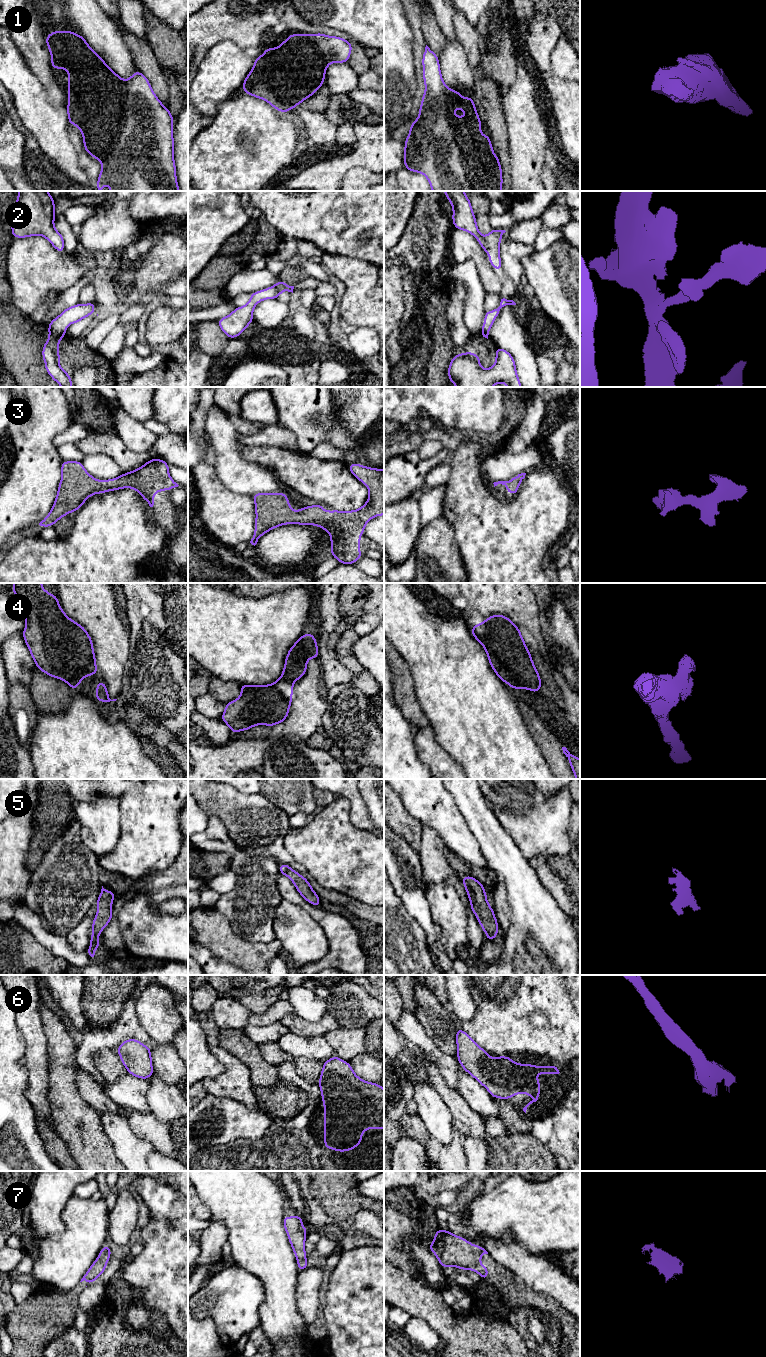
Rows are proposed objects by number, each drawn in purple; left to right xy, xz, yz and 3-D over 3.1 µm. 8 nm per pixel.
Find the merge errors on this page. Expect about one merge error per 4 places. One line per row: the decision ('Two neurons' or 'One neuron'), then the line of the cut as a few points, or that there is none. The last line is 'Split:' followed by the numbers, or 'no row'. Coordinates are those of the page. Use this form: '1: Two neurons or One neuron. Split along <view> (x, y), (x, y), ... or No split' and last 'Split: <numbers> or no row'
1: One neuron. No split
2: One neuron. No split
3: One neuron. No split
4: One neuron. No split
5: One neuron. No split
6: One neuron. No split
7: One neuron. No split
Split: no row

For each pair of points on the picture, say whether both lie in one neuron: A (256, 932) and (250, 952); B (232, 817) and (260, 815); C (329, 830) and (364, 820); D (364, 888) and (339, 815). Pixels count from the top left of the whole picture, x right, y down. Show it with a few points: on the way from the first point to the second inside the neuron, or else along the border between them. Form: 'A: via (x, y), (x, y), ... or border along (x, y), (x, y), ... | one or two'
A: border along (232, 930), (249, 941), (270, 942), (275, 939) | two
B: via (239, 817), (253, 817) | one
C: border along (348, 800), (351, 822), (359, 828), (373, 832) | two
D: via (363, 870), (339, 846), (338, 833) | one

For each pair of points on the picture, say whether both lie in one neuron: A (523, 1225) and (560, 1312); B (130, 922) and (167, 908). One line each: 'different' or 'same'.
A: different
B: different

